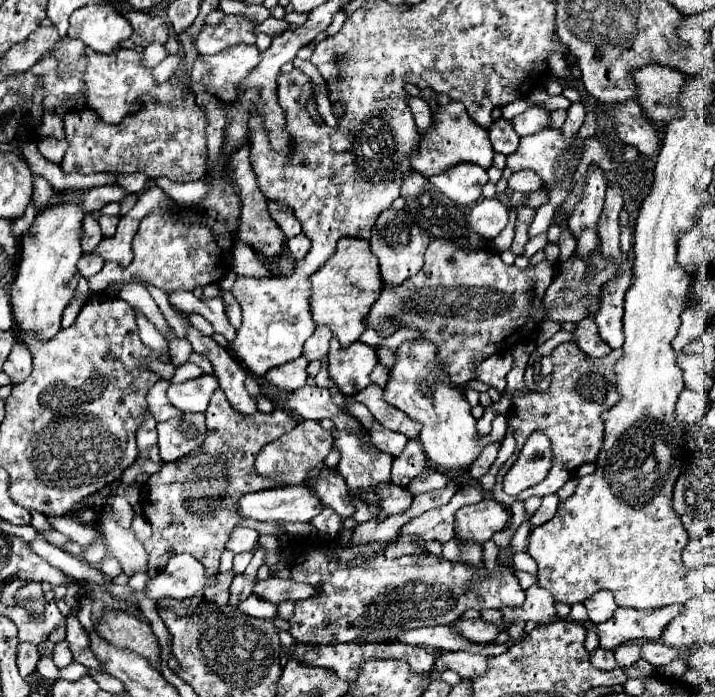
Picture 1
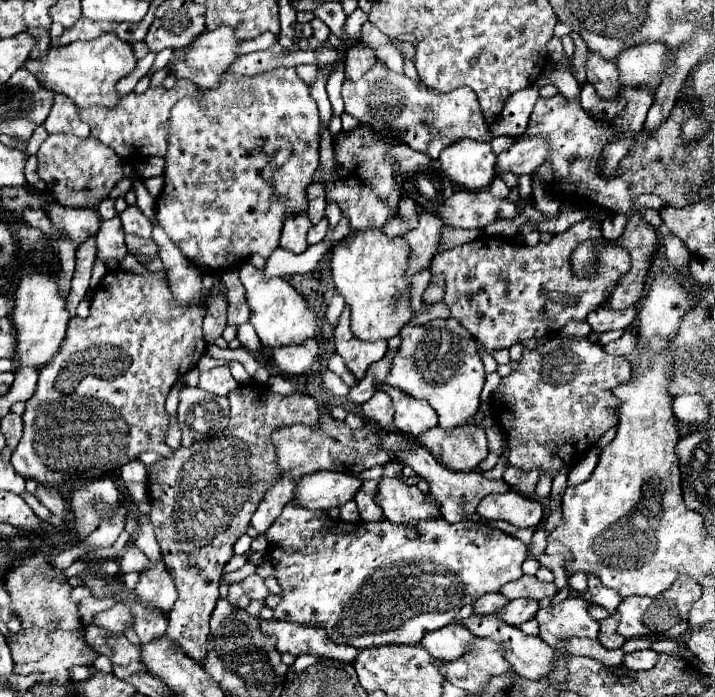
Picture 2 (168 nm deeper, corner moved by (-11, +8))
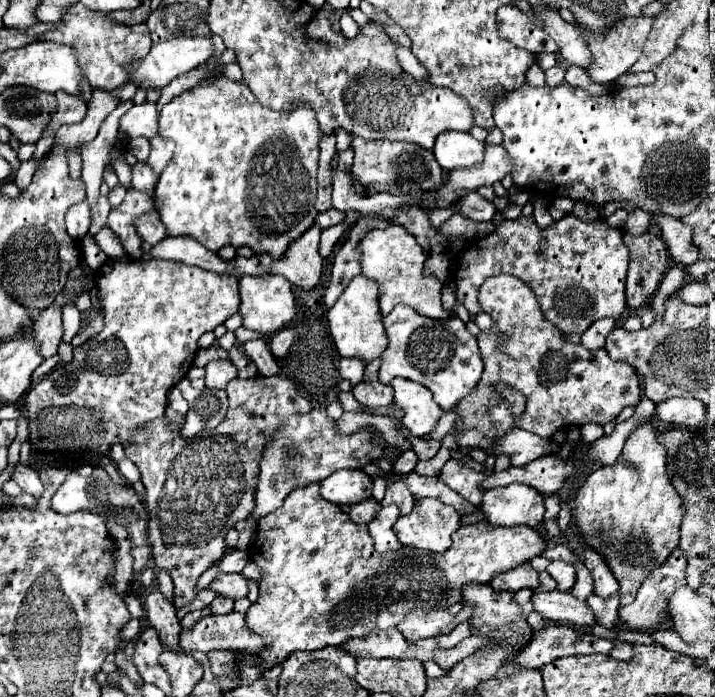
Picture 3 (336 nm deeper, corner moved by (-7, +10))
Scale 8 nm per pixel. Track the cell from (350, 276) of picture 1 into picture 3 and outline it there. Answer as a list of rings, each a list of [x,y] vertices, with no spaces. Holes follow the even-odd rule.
[[[391,224],[383,230],[371,230],[359,242],[361,254],[361,276],[371,278],[379,284],[379,310],[381,316],[387,316],[393,306],[405,304],[411,306],[417,314],[429,318],[449,318],[449,314],[441,306],[441,282],[427,278],[423,274],[425,252],[417,244],[417,240],[397,224]]]

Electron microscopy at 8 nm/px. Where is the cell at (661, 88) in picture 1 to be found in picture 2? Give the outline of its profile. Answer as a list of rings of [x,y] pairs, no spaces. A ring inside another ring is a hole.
[[[645,42],[623,50],[615,62],[619,70],[619,82],[625,86],[653,86],[657,88],[665,76],[663,56],[667,46],[661,42]]]

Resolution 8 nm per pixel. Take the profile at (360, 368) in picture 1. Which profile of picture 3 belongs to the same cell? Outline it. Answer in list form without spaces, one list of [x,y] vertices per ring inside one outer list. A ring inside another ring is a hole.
[[[355,276],[351,280],[351,284],[345,288],[345,292],[339,296],[339,300],[329,310],[327,320],[329,320],[329,330],[331,330],[333,342],[339,350],[339,354],[345,358],[359,358],[365,364],[369,364],[373,358],[381,356],[389,344],[383,324],[381,324],[381,316],[379,316],[375,282],[367,280],[365,276]]]

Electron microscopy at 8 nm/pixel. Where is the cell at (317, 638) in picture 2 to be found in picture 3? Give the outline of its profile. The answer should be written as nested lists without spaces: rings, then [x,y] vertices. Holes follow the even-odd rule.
[[[231,612],[225,616],[205,616],[197,620],[193,628],[183,628],[179,634],[177,650],[179,652],[209,652],[219,648],[231,650],[247,650],[261,652],[263,638],[245,622],[245,616],[239,612]]]

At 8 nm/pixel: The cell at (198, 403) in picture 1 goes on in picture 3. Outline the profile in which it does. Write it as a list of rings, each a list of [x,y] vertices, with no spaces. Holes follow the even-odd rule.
[[[229,360],[209,362],[203,370],[205,370],[205,386],[207,388],[225,388],[237,376],[237,368]]]

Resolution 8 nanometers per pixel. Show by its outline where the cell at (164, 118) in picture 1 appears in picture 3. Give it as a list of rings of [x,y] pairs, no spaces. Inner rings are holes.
[[[143,102],[131,106],[119,120],[119,132],[125,134],[127,140],[139,136],[151,140],[157,134],[157,118],[159,118],[159,110],[155,102]]]

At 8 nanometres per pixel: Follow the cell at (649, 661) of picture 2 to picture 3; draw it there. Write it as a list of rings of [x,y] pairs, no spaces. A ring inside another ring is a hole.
[[[619,642],[613,646],[609,656],[613,656],[615,660],[631,660],[633,658],[633,646],[627,642]]]

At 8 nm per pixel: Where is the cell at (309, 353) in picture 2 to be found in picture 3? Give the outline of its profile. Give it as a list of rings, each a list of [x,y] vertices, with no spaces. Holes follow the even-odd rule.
[[[283,328],[283,330],[275,332],[275,336],[269,342],[269,348],[271,348],[273,356],[275,358],[287,356],[289,350],[291,350],[291,346],[293,346],[293,340],[295,340],[295,336],[293,336],[293,330],[291,328]]]

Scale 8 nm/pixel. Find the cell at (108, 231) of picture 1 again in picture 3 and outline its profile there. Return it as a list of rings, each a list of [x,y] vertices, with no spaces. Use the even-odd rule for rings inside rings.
[[[147,214],[145,216],[137,216],[133,220],[133,226],[135,226],[139,238],[143,242],[149,242],[149,244],[157,244],[159,240],[163,240],[167,236],[159,216],[147,216]]]

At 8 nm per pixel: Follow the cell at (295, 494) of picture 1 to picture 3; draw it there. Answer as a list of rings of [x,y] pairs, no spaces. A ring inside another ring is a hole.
[[[339,470],[321,480],[319,494],[337,506],[351,506],[371,498],[371,488],[373,480],[363,470]]]

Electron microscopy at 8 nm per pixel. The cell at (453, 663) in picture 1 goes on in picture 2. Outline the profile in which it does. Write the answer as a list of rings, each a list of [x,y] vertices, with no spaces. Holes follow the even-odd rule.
[[[451,622],[449,626],[443,626],[443,630],[427,634],[427,638],[423,638],[421,644],[433,658],[455,660],[469,652],[469,644],[473,638],[475,636],[465,626],[455,626],[455,622]]]

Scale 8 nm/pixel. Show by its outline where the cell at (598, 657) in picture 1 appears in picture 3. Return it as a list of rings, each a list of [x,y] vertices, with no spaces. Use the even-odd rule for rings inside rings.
[[[591,594],[587,604],[593,610],[595,620],[597,620],[599,626],[615,628],[615,624],[617,624],[617,610],[619,610],[619,596],[613,596],[611,600],[599,600],[599,596]]]

